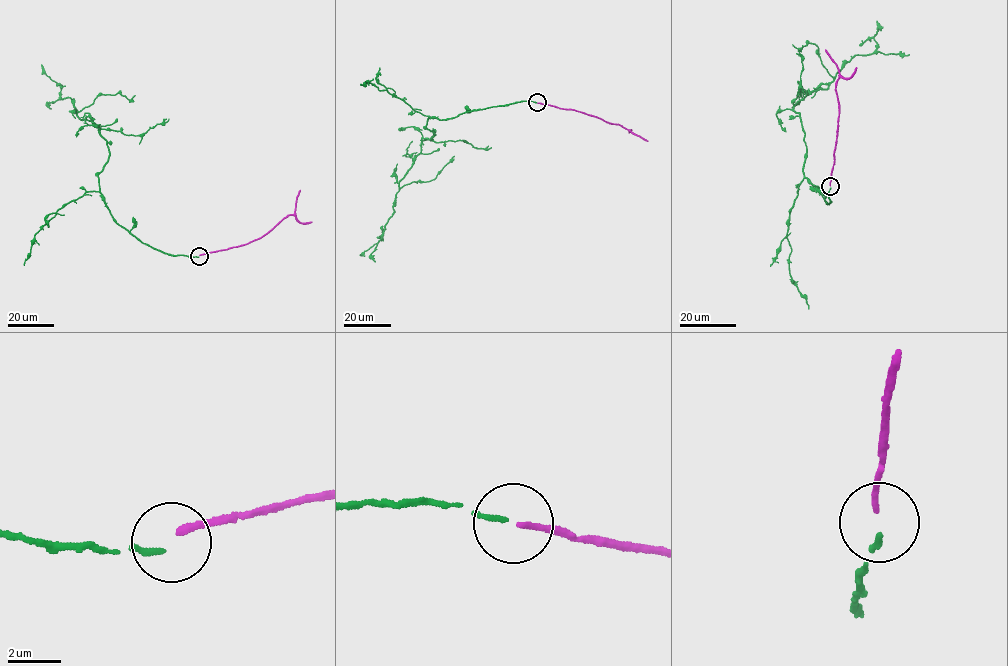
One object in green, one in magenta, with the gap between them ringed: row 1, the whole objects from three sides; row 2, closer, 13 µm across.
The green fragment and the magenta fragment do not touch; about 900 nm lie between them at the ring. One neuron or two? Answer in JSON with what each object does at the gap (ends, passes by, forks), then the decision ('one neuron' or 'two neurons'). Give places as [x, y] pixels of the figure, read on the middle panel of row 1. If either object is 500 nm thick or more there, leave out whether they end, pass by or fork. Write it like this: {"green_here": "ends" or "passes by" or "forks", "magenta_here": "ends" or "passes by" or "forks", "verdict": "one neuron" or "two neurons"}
{"green_here": "ends", "magenta_here": "ends", "verdict": "two neurons"}

